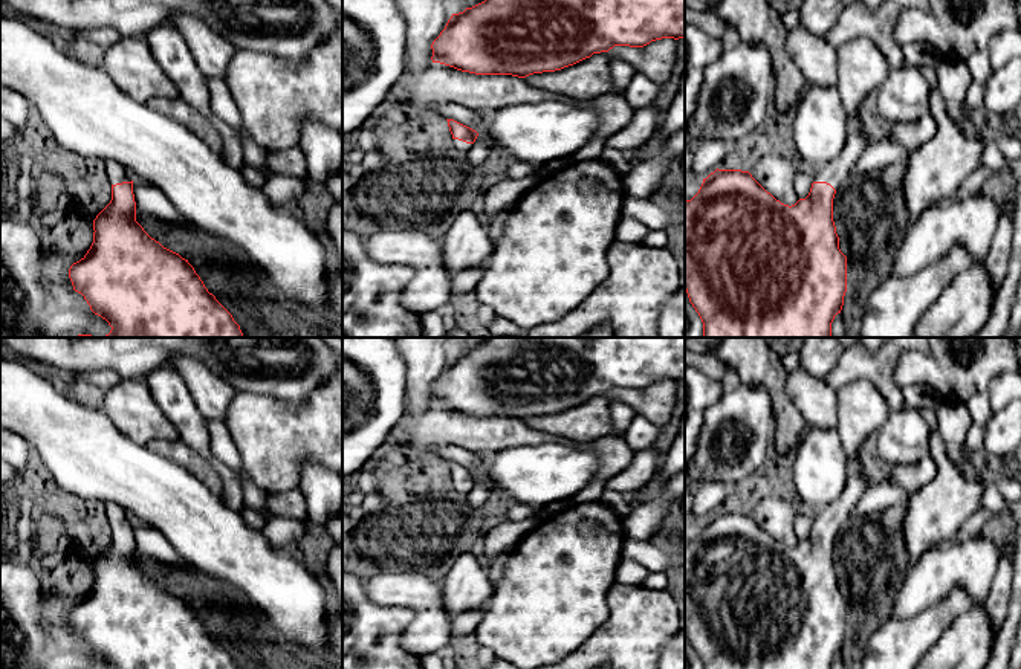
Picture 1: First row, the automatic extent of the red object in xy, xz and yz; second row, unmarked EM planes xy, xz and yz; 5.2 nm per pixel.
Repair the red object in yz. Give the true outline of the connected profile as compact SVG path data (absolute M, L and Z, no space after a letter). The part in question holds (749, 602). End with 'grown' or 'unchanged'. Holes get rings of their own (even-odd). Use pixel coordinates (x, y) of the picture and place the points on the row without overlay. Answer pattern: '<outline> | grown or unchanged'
M856 454L848 458L842 495L815 510L809 538L792 548L776 542L749 513L717 510L703 521L698 535L685 544L685 632L703 669L831 669L847 634L847 599L839 591L833 541L868 486Z | grown

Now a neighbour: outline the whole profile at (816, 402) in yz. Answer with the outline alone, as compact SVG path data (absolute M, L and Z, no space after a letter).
M802 368L789 373L786 391L805 426L835 428L838 425L838 393L824 379Z

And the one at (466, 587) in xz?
M471 551L460 554L439 582L445 611L451 617L481 609L494 593L489 570Z

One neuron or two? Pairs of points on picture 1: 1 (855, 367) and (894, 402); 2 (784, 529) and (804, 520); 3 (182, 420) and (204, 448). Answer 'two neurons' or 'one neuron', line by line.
1: one neuron
2: two neurons
3: one neuron

